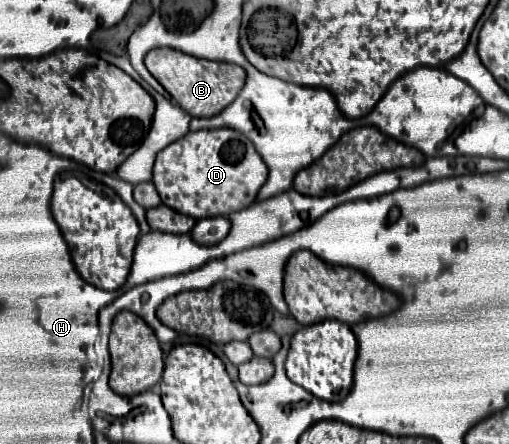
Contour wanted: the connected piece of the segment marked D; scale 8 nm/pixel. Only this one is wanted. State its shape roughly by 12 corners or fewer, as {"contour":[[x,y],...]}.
{"contour":[[238,130],[188,132],[158,152],[154,186],[186,216],[250,206],[268,178]]}

